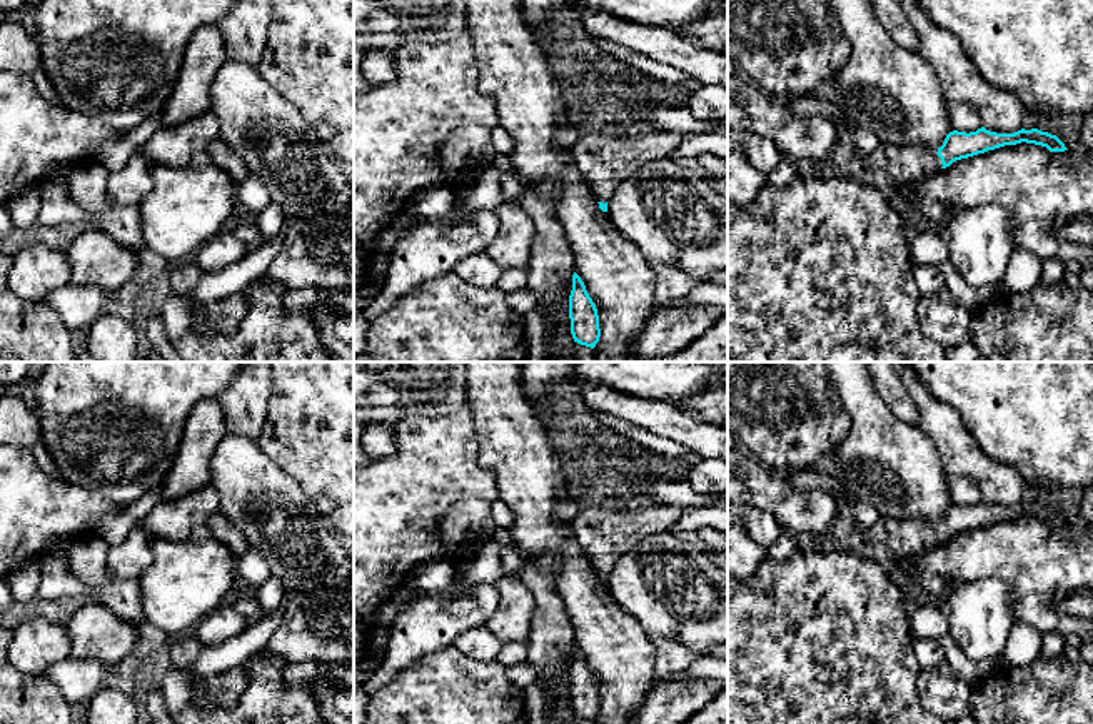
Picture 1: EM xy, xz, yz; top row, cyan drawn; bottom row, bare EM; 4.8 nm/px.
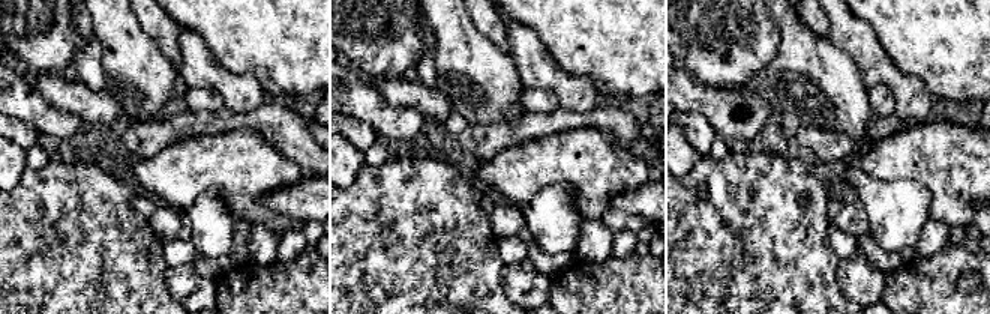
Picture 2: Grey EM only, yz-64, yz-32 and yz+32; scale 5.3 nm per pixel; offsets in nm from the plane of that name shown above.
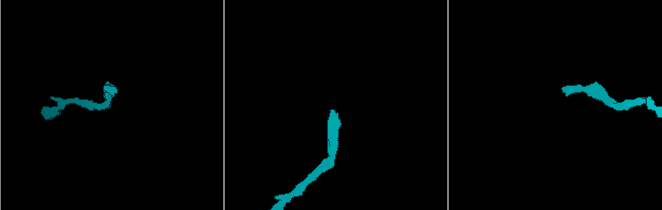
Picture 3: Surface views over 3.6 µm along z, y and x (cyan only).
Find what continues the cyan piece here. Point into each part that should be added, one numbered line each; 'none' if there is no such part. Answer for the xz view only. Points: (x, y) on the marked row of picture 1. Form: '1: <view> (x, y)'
1: xz (604, 160)

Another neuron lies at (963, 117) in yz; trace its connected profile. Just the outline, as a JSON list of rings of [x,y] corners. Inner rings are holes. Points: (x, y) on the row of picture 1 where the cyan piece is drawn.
[[[970,102],[949,103],[948,118],[953,130],[958,130],[958,132],[970,133],[981,128],[981,115],[978,108]]]

